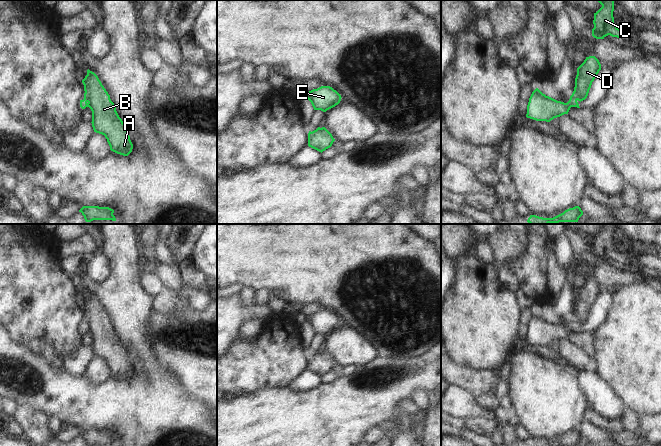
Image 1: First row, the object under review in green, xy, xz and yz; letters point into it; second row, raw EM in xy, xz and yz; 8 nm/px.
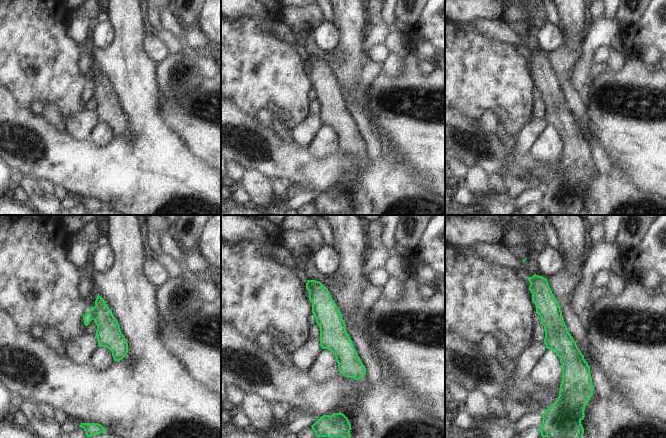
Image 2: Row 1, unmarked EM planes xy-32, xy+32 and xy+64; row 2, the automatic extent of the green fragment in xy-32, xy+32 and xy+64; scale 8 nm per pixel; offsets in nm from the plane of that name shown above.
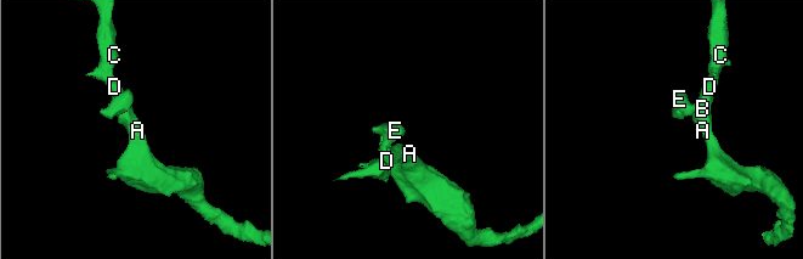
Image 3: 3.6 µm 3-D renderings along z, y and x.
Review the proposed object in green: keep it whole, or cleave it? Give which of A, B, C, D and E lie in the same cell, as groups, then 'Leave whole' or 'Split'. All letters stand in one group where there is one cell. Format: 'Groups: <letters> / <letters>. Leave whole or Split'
Groups: A B C D / E. Split

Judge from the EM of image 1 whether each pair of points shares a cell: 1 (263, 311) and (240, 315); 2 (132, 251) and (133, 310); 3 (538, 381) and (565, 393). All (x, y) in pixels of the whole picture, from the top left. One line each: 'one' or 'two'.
1: one
2: one
3: one

